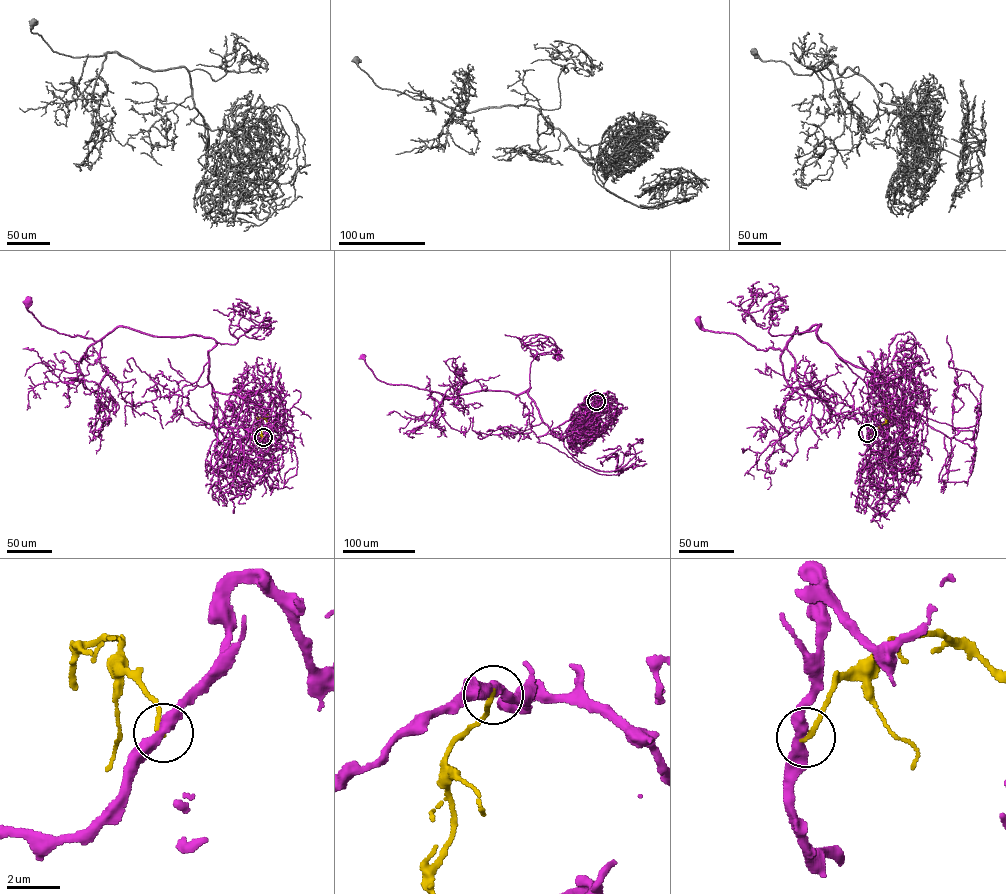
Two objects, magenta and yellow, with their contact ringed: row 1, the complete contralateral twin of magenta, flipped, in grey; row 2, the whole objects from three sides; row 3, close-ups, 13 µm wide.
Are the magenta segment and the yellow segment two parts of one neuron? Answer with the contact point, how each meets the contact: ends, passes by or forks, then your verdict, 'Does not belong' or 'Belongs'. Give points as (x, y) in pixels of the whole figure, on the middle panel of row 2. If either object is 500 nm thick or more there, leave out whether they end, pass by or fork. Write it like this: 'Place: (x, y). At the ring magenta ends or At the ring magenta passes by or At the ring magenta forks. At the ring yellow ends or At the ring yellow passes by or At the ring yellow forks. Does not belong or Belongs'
Place: (596, 401). At the ring magenta passes by. At the ring yellow ends. Does not belong

